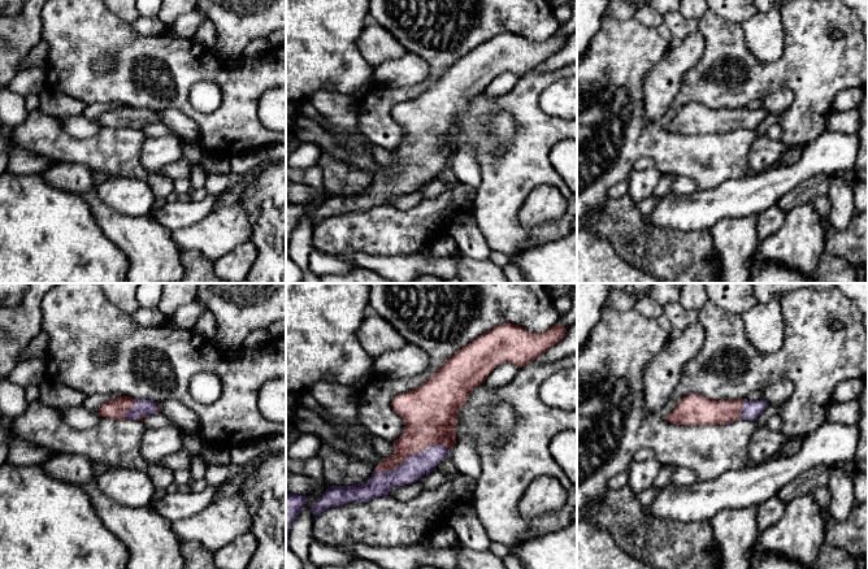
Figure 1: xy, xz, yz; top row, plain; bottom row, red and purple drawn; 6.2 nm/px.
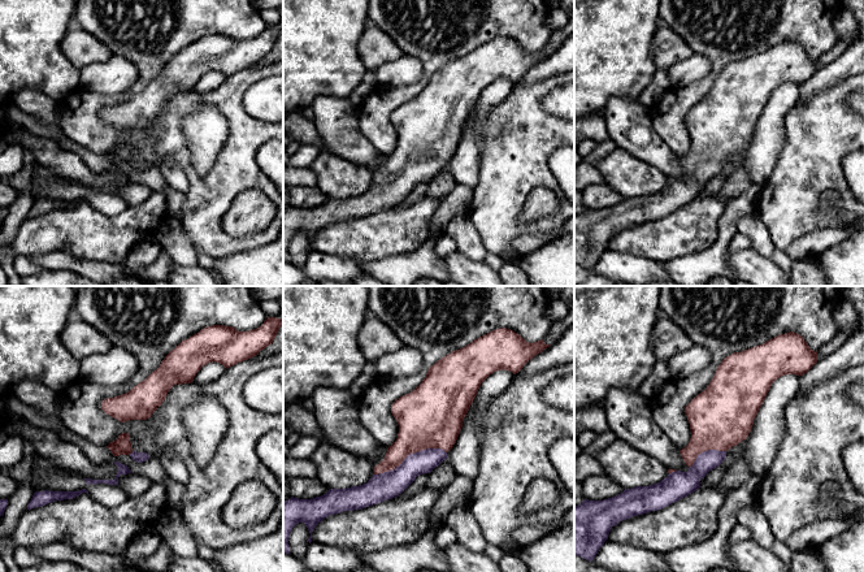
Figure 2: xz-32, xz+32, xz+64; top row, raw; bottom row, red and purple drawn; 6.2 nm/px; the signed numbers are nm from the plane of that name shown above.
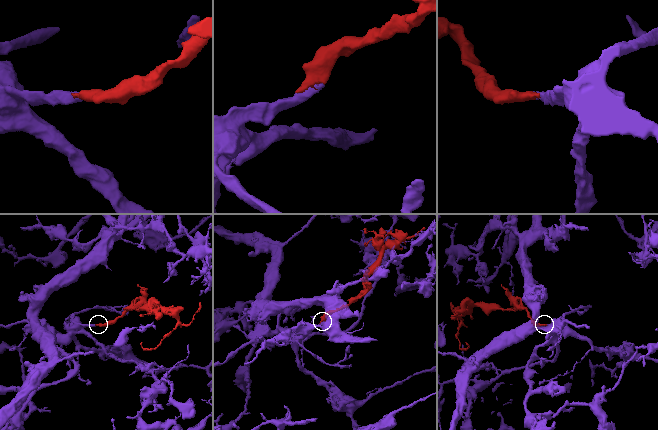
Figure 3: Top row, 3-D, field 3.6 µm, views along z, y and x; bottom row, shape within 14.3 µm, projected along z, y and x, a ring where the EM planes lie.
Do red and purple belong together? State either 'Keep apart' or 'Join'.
Join

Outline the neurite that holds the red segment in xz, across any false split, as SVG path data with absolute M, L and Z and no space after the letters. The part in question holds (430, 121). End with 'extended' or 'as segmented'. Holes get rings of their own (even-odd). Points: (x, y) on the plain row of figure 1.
M502 32L460 57L418 97L400 103L392 109L394 120L405 133L403 143L392 152L394 164L383 168L382 173L374 177L368 192L326 197L311 216L313 226L347 212L363 212L378 205L387 205L391 197L412 194L422 184L435 179L456 152L457 122L466 112L469 103L483 94L489 83L499 74L511 71L520 78L560 51L565 42L567 38L560 32L539 43L529 42L515 32Z | extended

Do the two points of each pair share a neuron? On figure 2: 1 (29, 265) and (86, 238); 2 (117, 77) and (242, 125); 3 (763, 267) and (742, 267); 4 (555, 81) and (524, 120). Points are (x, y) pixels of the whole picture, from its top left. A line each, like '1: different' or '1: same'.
1: different
2: different
3: same
4: same

